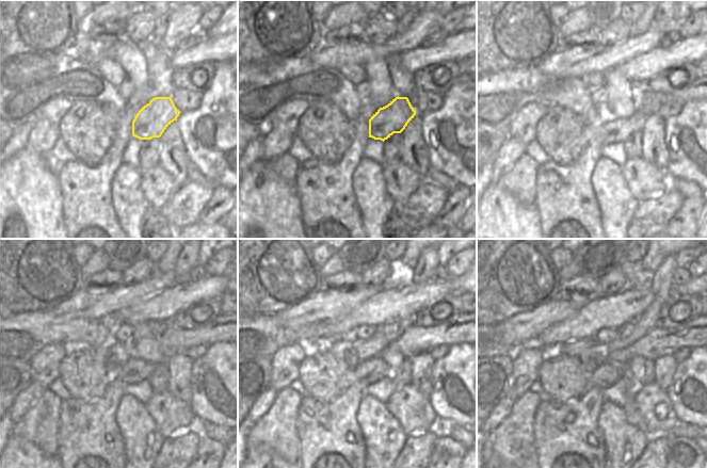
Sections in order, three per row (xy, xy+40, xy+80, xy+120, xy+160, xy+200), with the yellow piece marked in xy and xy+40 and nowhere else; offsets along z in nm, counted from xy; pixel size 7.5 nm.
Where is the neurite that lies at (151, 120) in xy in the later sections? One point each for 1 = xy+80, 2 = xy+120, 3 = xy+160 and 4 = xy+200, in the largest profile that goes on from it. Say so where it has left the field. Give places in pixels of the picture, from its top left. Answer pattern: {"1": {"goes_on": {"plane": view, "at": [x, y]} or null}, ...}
{"1": {"goes_on": {"plane": "xy+80", "at": [620, 128]}}, "2": {"goes_on": {"plane": "xy+120", "at": [143, 370]}}, "3": {"goes_on": {"plane": "xy+160", "at": [381, 370]}}, "4": {"goes_on": {"plane": "xy+200", "at": [600, 381]}}}

